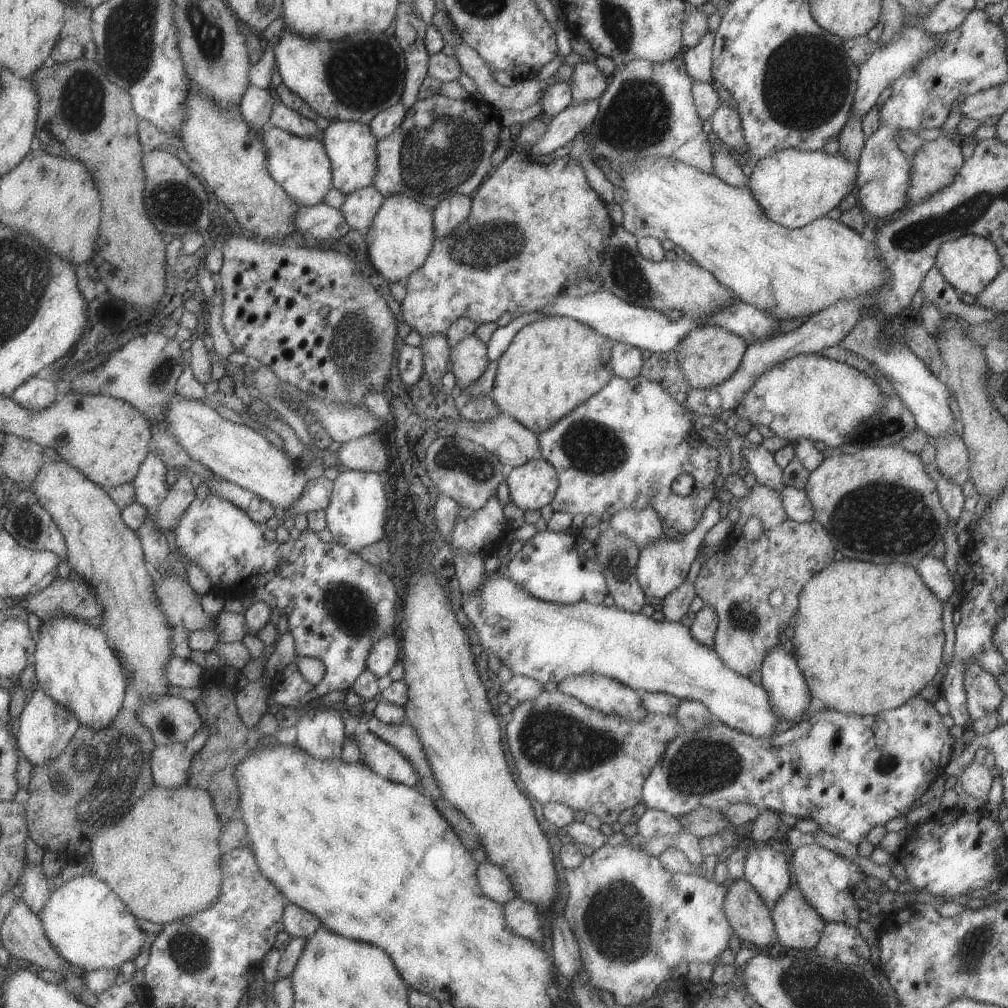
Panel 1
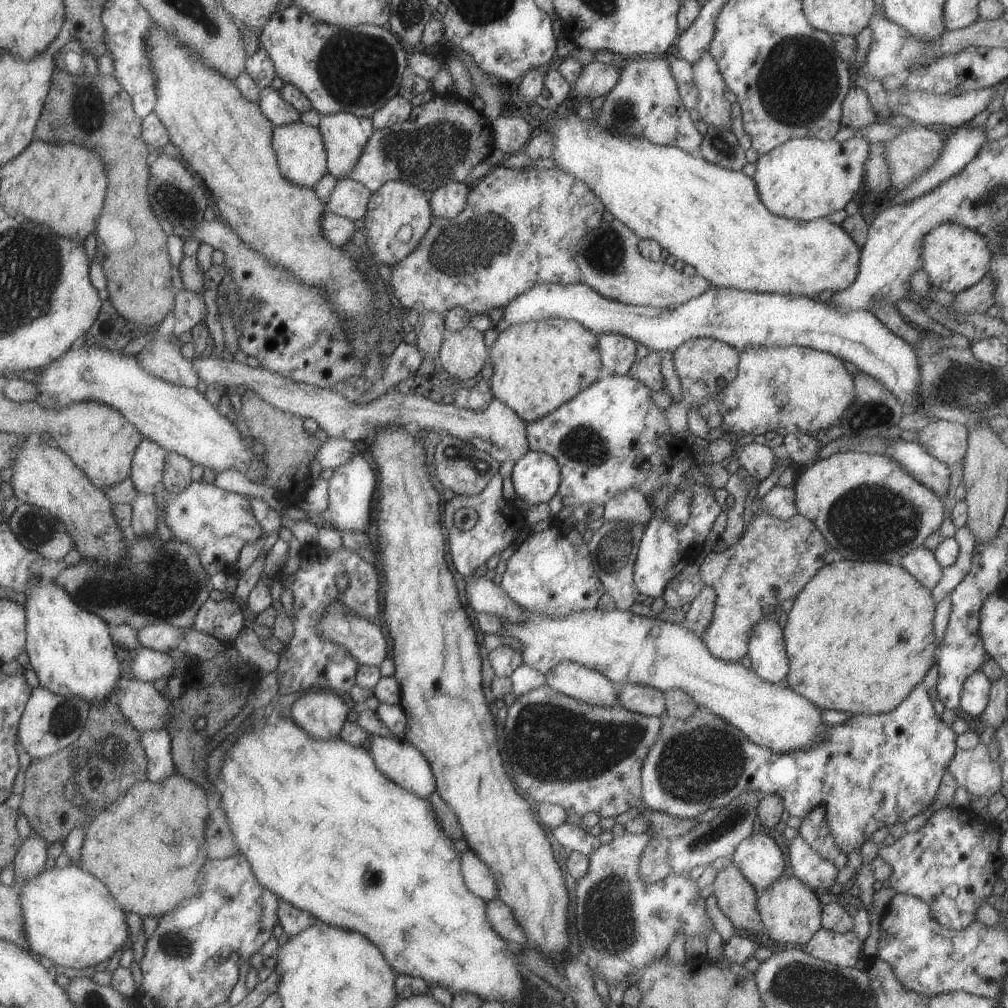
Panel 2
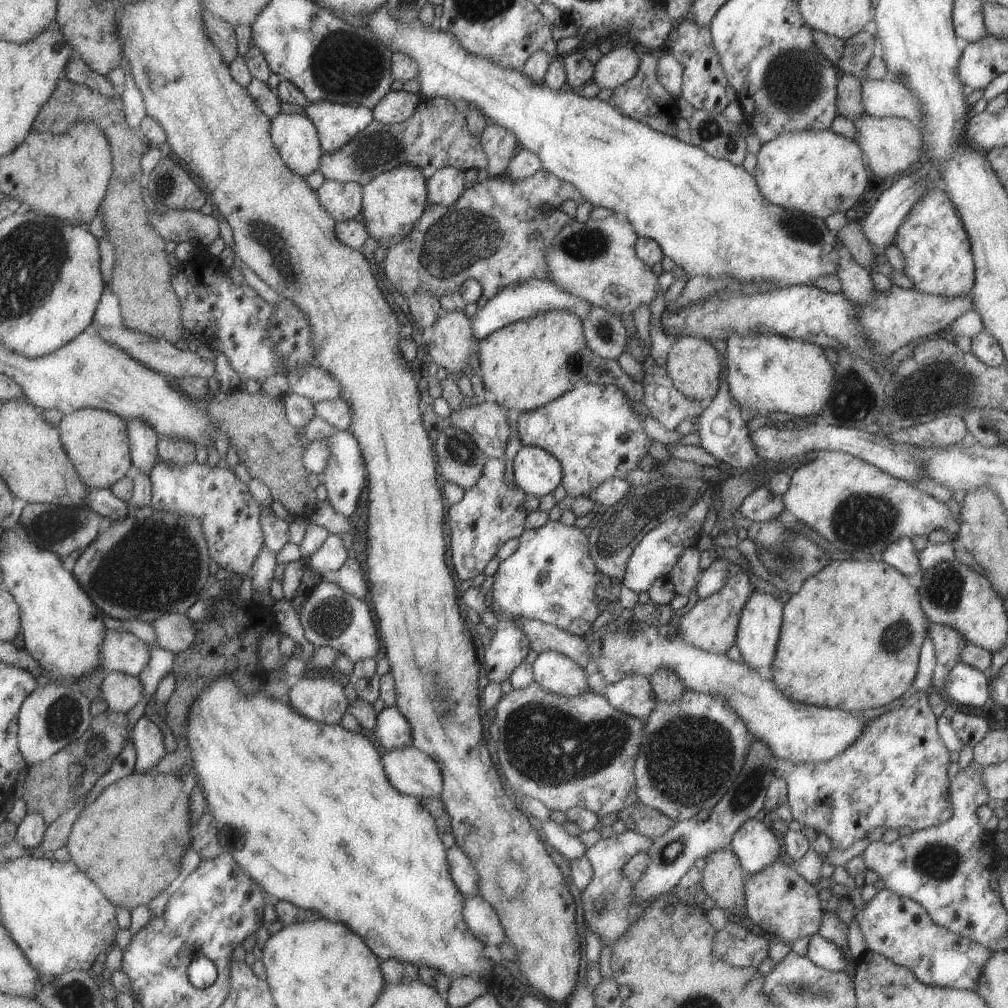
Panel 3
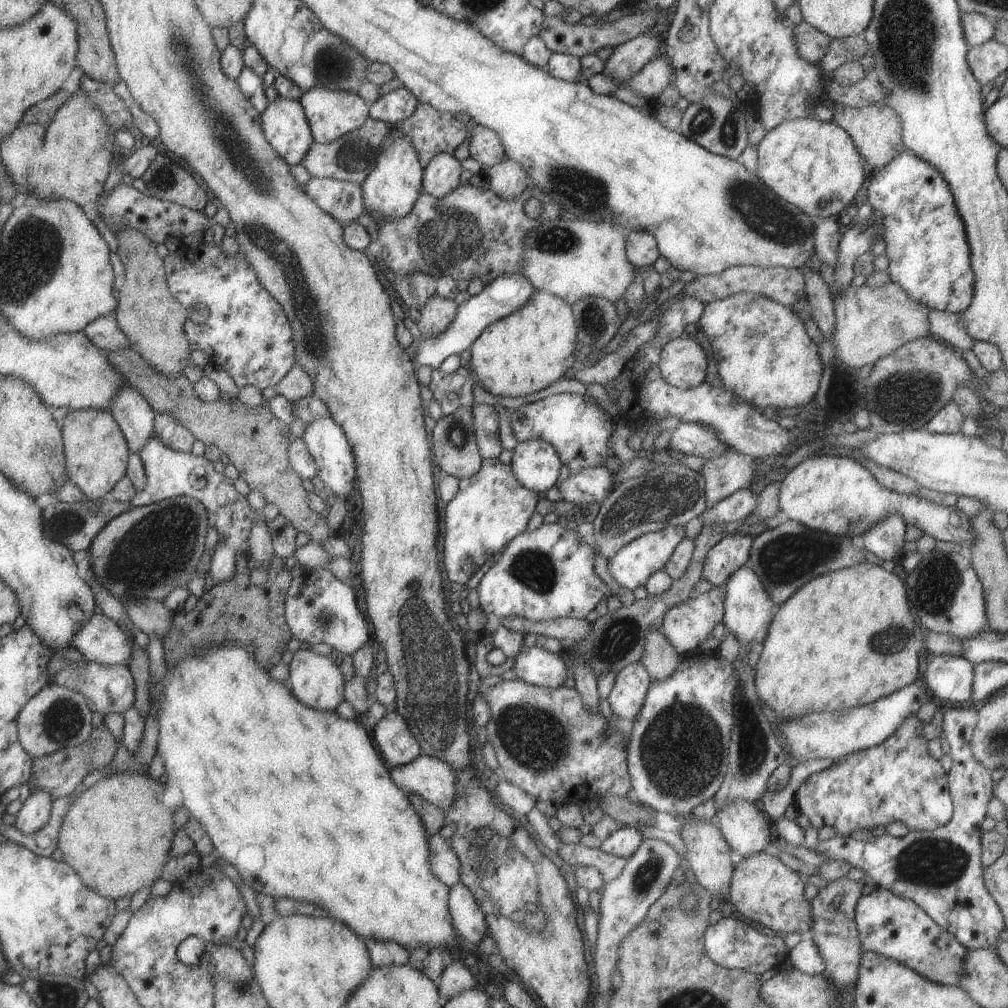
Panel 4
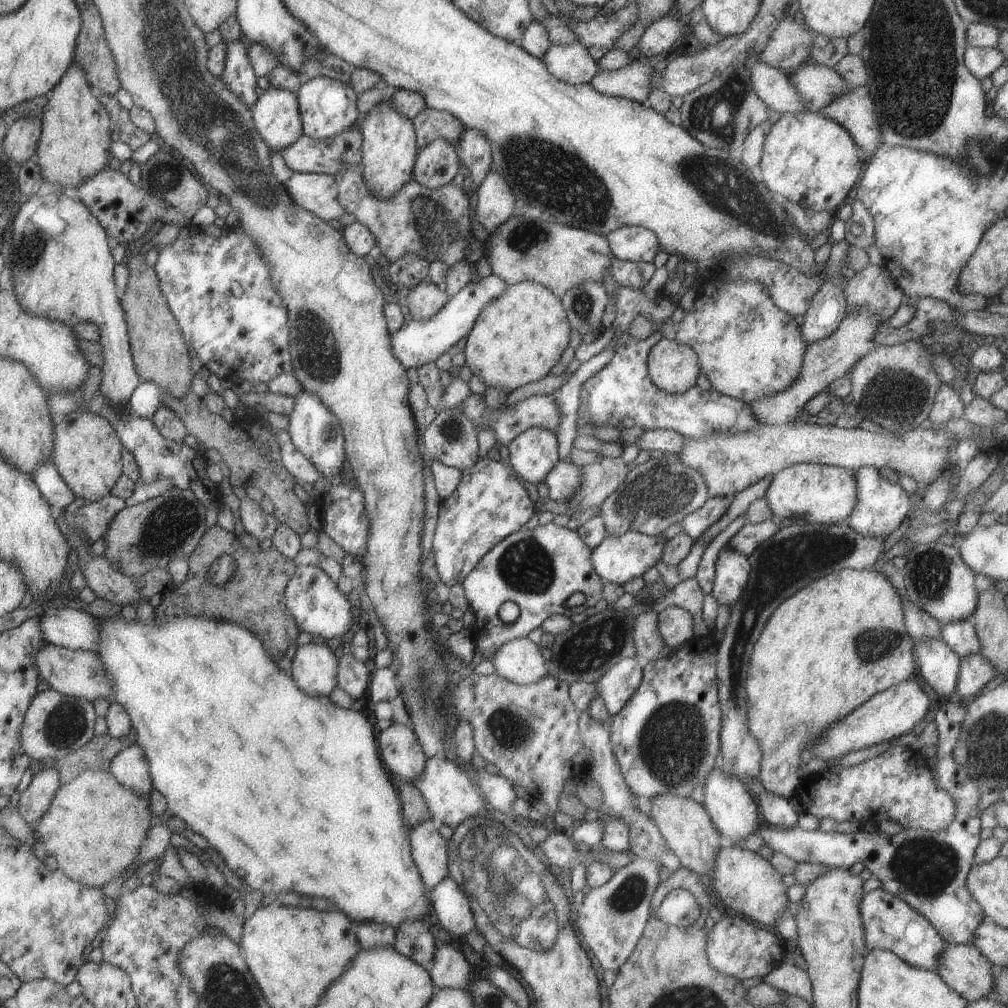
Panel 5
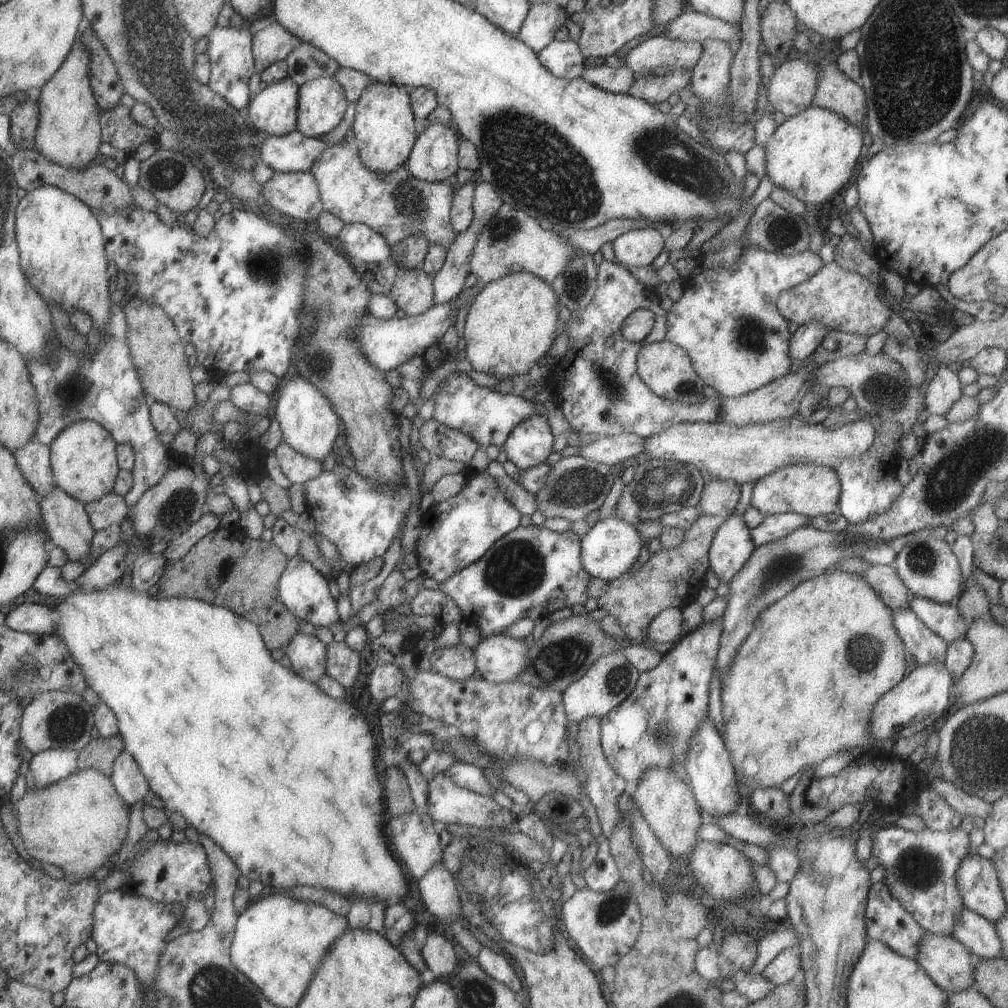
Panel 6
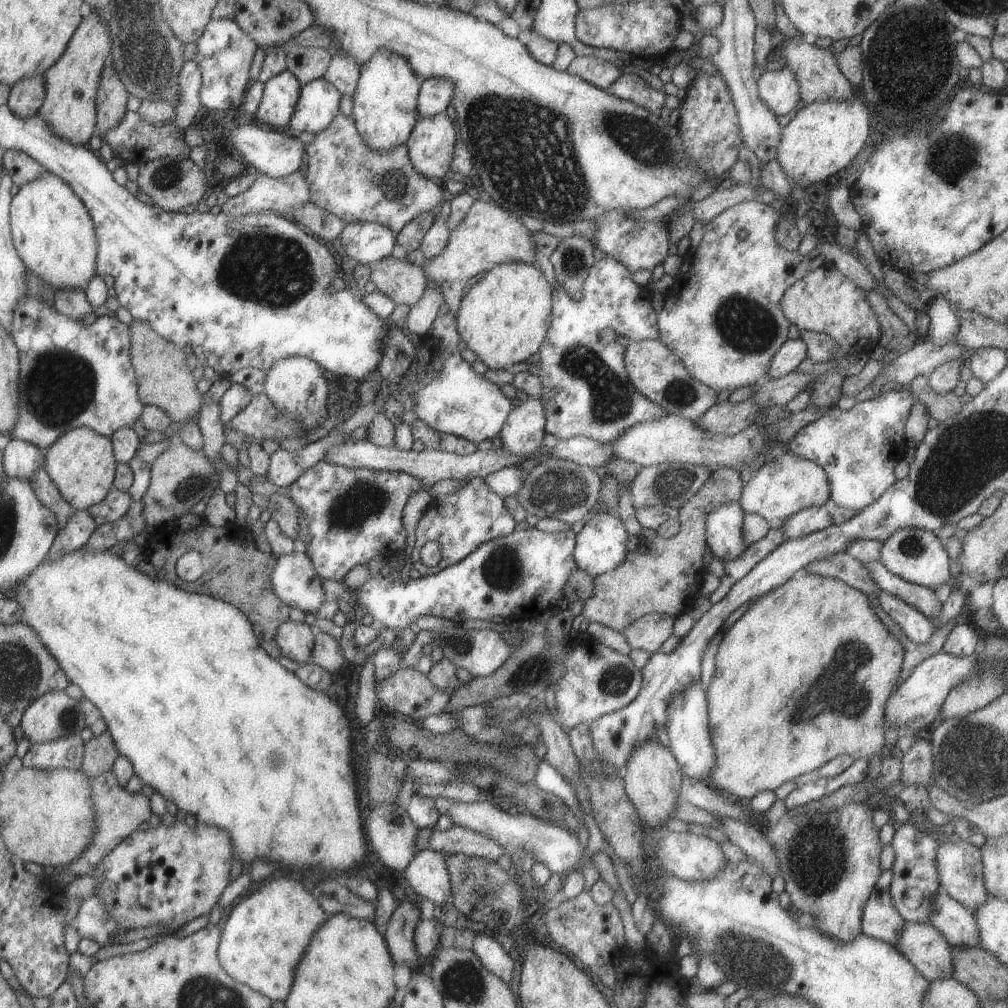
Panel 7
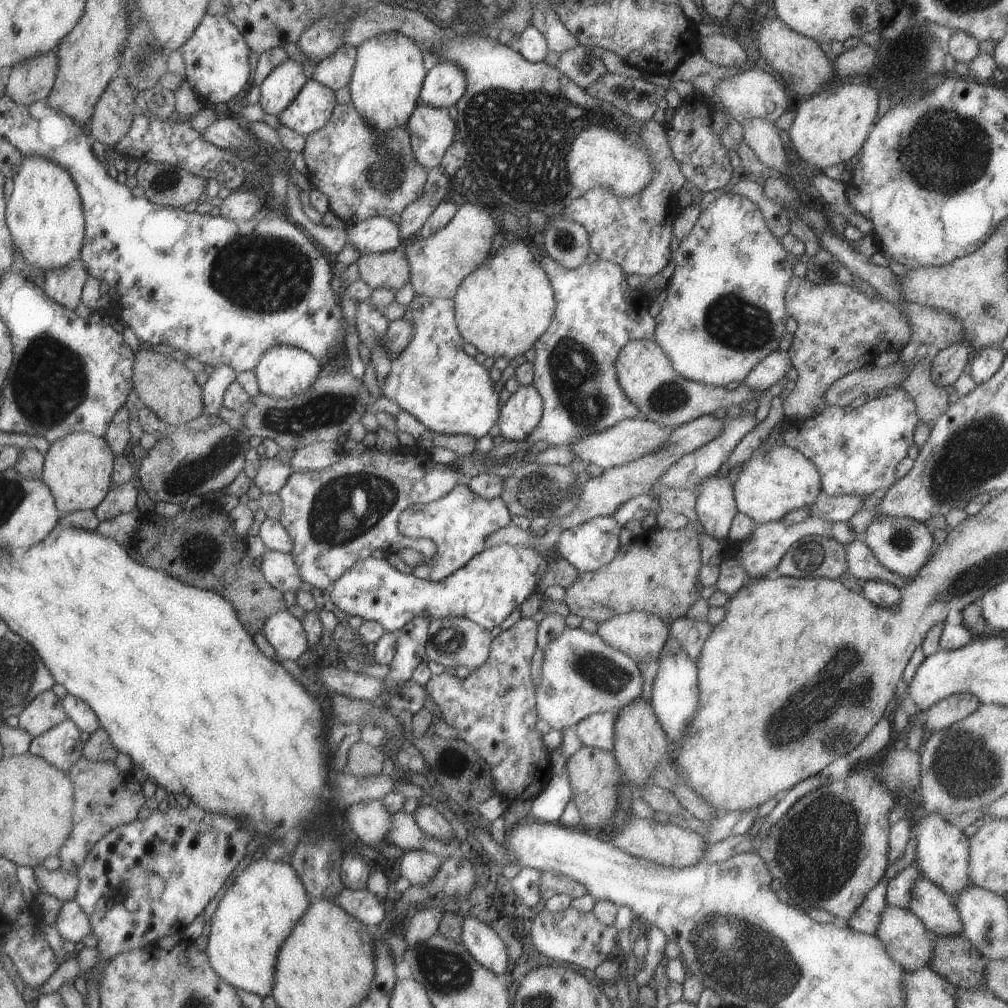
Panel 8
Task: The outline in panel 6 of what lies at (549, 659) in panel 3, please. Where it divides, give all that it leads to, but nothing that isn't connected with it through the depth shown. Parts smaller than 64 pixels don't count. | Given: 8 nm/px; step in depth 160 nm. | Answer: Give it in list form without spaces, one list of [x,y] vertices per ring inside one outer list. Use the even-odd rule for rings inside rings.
[[[488,635],[481,637],[471,652],[480,677],[487,682],[501,683],[517,680],[529,666],[527,648],[521,639]]]

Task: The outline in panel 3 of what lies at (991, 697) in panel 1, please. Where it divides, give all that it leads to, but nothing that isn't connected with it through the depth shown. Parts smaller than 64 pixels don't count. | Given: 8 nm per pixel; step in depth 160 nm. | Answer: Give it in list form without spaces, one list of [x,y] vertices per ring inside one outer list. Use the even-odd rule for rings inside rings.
[[[955,663],[949,671],[947,682],[944,688],[945,697],[955,700],[961,706],[979,708],[990,698],[990,682],[987,676],[972,666]]]

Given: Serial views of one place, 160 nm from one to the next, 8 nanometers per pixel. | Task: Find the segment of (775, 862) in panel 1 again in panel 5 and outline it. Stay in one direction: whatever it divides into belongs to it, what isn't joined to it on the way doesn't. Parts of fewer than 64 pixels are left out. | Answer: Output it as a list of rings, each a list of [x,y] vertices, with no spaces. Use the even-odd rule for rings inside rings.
[[[719,761],[711,768],[711,772],[707,772],[707,778],[703,780],[701,788],[703,788],[702,806],[711,823],[720,834],[731,840],[733,846],[757,830],[760,815],[756,800],[751,798],[748,788],[741,784],[735,776],[727,776],[719,770]]]

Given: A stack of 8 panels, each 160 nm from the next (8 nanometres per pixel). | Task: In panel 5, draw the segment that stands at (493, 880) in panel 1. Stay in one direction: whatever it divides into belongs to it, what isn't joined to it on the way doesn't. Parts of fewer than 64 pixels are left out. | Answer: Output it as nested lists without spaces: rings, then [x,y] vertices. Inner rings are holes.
[[[429,820],[408,827],[407,840],[420,881],[429,890],[448,876],[448,840],[439,834],[437,824]]]

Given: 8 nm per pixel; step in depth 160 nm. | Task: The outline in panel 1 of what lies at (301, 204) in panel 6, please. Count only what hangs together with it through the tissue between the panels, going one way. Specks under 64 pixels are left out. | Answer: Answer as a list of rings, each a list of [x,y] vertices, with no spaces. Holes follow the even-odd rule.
[[[369,185],[345,195],[339,210],[351,230],[365,233],[383,201],[384,196],[373,185]]]

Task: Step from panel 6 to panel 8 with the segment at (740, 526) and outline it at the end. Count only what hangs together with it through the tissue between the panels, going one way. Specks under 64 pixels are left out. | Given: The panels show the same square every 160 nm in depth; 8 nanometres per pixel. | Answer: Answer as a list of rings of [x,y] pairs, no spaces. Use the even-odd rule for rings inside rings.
[[[711,475],[701,480],[696,498],[697,525],[718,541],[726,541],[733,517],[738,513],[732,484],[727,477]]]

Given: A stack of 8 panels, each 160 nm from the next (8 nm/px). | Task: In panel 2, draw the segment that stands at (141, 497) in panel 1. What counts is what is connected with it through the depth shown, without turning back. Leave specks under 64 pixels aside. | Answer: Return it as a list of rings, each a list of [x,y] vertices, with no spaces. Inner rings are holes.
[[[142,438],[130,464],[129,477],[139,495],[153,495],[157,482],[162,481],[165,455],[168,452],[155,442]]]

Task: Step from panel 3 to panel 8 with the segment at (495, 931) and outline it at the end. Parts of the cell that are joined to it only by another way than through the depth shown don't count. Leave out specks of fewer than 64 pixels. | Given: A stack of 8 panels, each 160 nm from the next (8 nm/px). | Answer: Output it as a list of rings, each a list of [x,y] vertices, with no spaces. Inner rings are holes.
[[[410,850],[405,851],[401,856],[400,862],[397,862],[400,876],[405,878],[410,885],[426,885],[437,872],[442,859],[436,854]]]

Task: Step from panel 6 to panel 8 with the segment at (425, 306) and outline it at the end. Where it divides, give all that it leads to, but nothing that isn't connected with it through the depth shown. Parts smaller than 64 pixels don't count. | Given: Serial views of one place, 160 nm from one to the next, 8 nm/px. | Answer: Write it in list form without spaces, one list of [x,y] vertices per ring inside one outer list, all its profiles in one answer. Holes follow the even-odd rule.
[[[404,250],[364,253],[357,266],[360,279],[371,289],[383,287],[396,292],[407,284],[410,275]]]

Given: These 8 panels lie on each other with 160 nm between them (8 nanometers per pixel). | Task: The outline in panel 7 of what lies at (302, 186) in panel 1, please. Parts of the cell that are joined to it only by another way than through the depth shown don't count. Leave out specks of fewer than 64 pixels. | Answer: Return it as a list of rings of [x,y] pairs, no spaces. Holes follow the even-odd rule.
[[[287,69],[266,80],[253,119],[262,126],[287,130],[299,96],[300,82]]]

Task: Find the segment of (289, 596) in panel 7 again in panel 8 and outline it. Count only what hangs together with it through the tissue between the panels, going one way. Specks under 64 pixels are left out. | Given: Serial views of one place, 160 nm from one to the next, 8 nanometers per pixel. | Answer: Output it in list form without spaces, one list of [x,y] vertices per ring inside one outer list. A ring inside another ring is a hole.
[[[266,549],[259,557],[261,557],[259,568],[264,580],[275,590],[282,593],[290,590],[296,594],[298,590],[308,589],[290,553]]]

